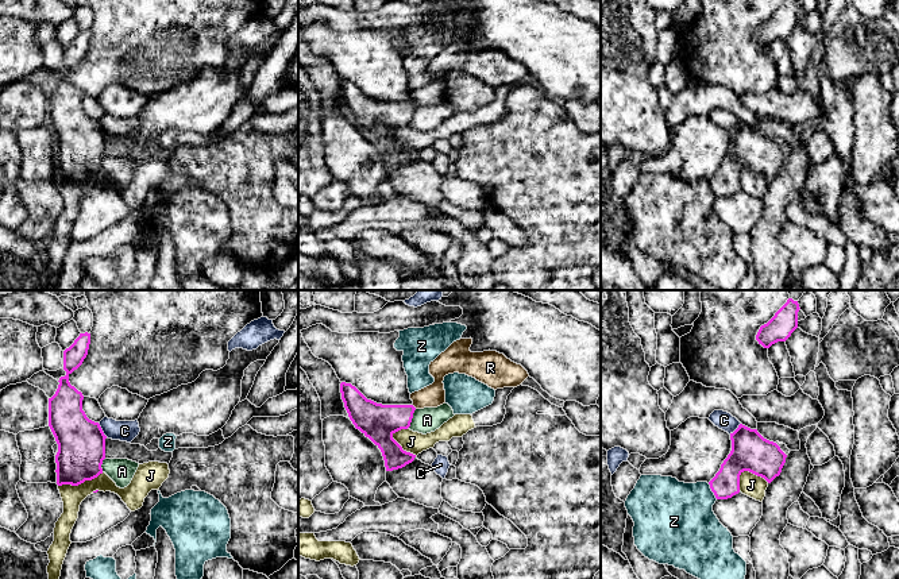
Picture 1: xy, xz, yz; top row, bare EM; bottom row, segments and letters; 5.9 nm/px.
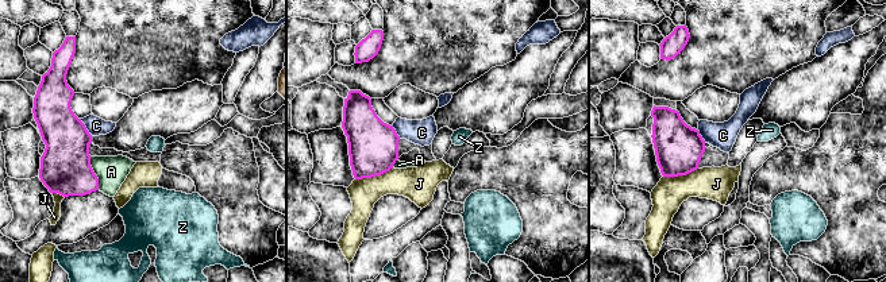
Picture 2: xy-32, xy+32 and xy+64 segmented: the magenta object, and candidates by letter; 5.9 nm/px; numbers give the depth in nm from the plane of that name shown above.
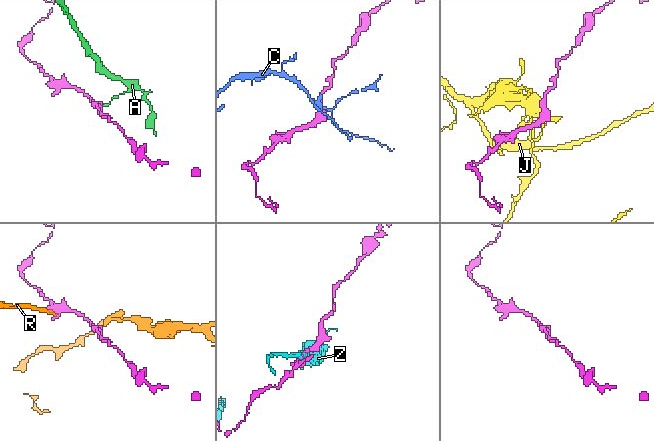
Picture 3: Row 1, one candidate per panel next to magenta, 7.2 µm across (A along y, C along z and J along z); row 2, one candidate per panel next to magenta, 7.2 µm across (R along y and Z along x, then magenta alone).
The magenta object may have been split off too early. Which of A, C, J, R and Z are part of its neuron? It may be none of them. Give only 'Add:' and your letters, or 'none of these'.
Add: none of these

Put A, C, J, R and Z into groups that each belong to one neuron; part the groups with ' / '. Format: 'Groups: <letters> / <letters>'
Groups: A / C / J / R / Z

